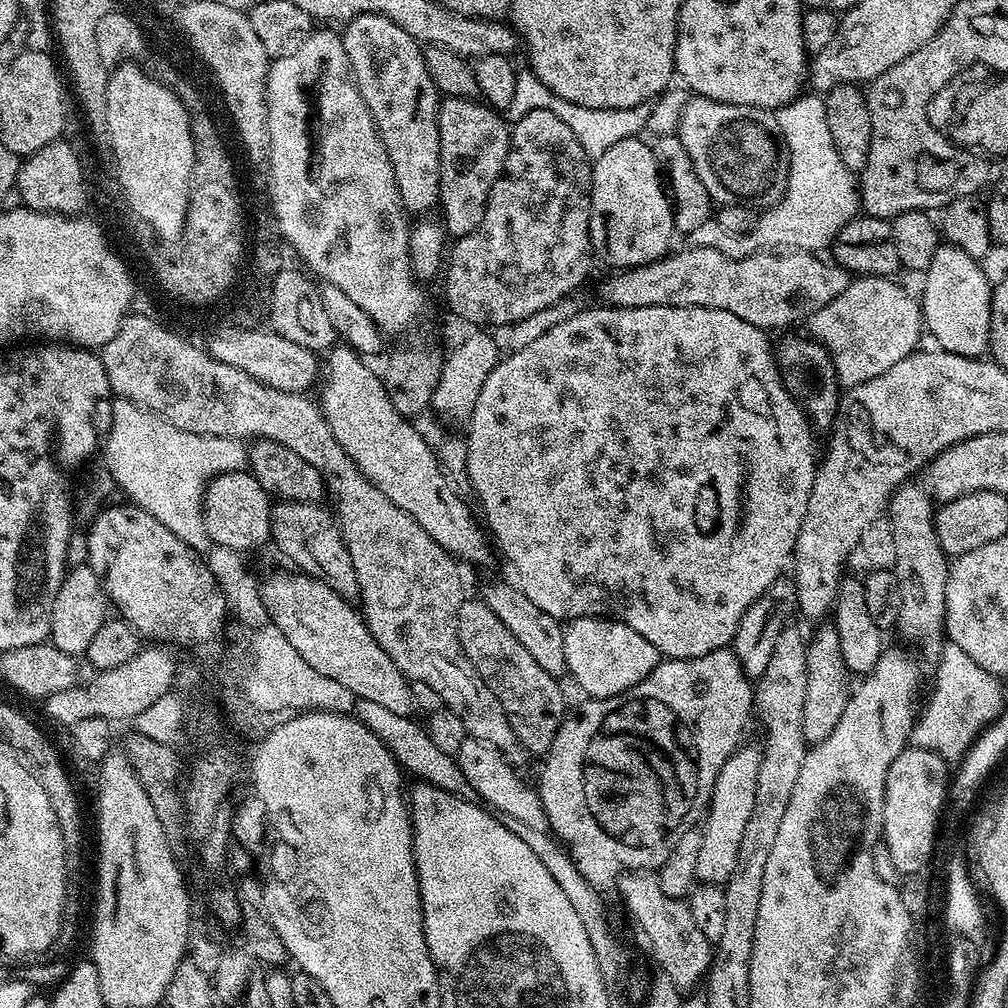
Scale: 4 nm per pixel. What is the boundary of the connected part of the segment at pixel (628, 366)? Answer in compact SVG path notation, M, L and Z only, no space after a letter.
M678 306L599 307L590 308L586 312L578 310L566 322L546 330L546 334L542 334L542 338L534 338L534 342L530 342L530 346L522 346L522 350L507 353L496 363L494 370L490 370L490 378L486 378L486 382L482 382L478 402L474 402L474 410L466 421L466 427L468 427L466 480L472 483L472 488L476 491L477 498L480 499L480 508L484 511L482 520L495 547L496 544L500 547L501 554L512 563L513 570L520 575L518 586L526 594L526 598L530 598L530 602L534 602L534 606L546 610L546 614L550 614L561 622L571 622L583 616L611 618L624 623L631 630L636 630L638 634L646 638L647 642L657 648L661 657L673 660L698 658L702 654L710 654L719 648L729 647L738 630L738 622L742 618L742 614L746 614L746 610L750 610L750 606L754 606L754 602L758 598L762 598L762 594L767 592L770 585L781 579L783 572L780 571L784 567L786 569L789 567L792 551L798 538L798 530L802 526L802 518L806 518L806 502L810 502L810 490L814 486L818 467L816 440L812 437L814 428L808 417L804 415L804 409L796 403L795 398L789 394L788 387L784 385L784 377L780 375L778 361L774 355L774 344L768 341L769 333L765 329L754 326L750 322L742 322L742 318L738 318L738 314L730 314L726 310L717 308L691 308L690 306L681 308Z

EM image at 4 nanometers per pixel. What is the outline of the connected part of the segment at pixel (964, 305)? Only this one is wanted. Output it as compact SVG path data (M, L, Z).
M944 242L938 250L934 250L934 258L930 266L922 274L924 289L918 292L918 303L922 313L922 324L937 340L939 347L946 352L953 352L959 356L983 357L989 351L988 335L990 334L990 314L992 313L993 281L988 281L984 273L985 265L975 260L966 250L958 250L958 246Z

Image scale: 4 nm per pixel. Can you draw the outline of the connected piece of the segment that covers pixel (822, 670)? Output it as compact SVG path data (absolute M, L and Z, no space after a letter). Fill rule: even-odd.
M824 622L813 634L813 640L807 641L808 649L808 685L806 686L806 706L802 714L802 734L805 745L821 744L830 738L834 726L838 726L838 718L842 710L846 710L846 702L850 695L850 673L846 662L840 658L838 646L838 630L835 623Z

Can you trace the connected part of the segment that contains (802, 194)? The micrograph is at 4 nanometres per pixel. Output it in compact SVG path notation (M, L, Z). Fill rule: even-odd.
M804 94L791 100L786 106L774 112L780 133L784 135L784 144L788 148L788 185L784 195L771 205L768 213L757 219L756 227L750 233L750 240L756 246L776 246L784 250L819 253L819 248L827 249L836 235L861 211L860 189L855 175L849 173L847 166L838 158L838 150L834 150L834 138L830 138L830 126L826 126L826 110L824 101L819 95Z

